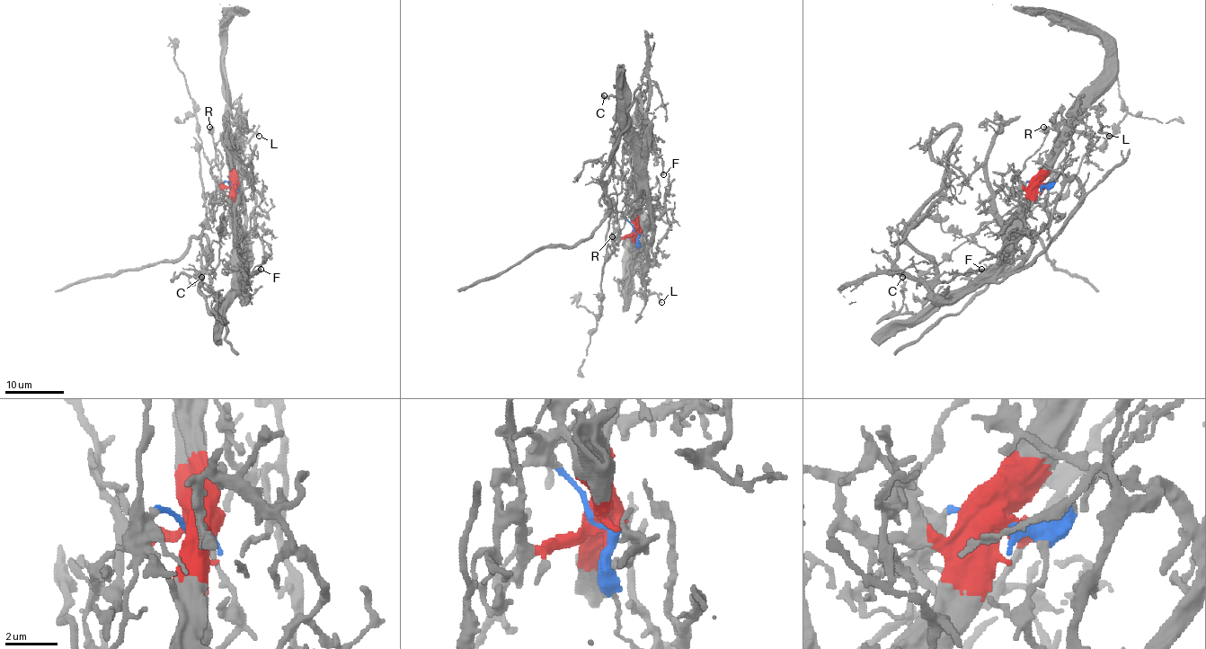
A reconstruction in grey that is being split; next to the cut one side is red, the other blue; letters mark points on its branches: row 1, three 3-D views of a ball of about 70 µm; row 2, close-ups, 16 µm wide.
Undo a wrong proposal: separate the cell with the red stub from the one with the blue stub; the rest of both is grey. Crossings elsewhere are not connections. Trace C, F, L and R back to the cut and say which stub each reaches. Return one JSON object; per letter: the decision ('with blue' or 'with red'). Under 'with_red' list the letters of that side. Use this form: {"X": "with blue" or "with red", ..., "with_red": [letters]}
{"C": "with red", "F": "with red", "L": "with red", "R": "with blue", "with_red": ["C", "F", "L"]}

